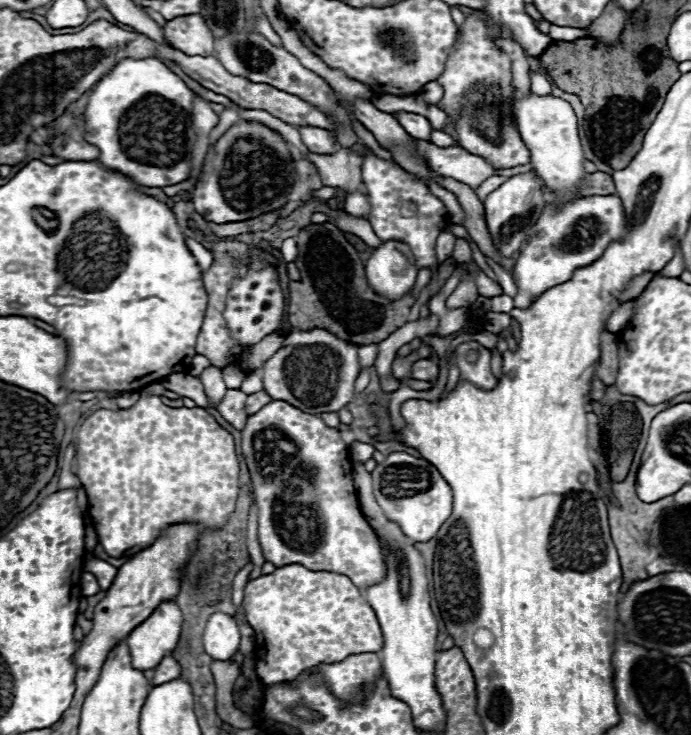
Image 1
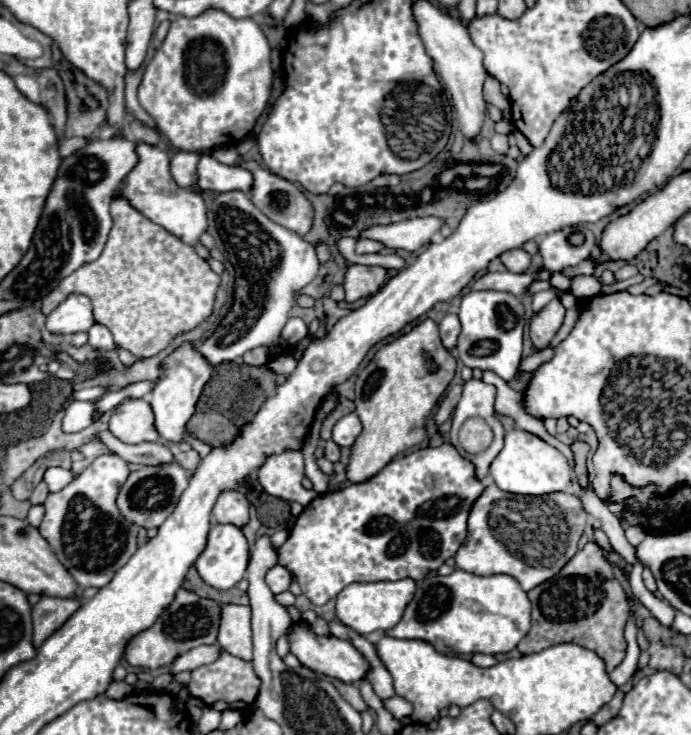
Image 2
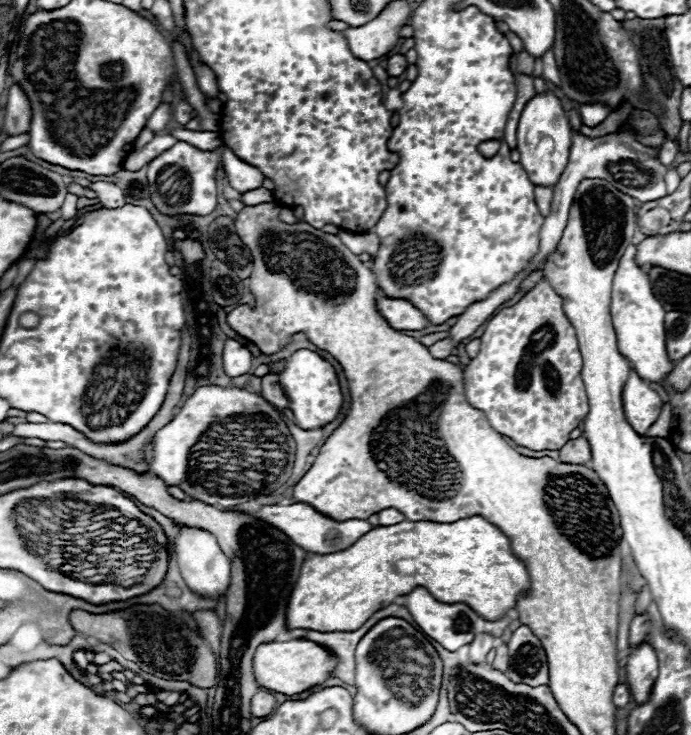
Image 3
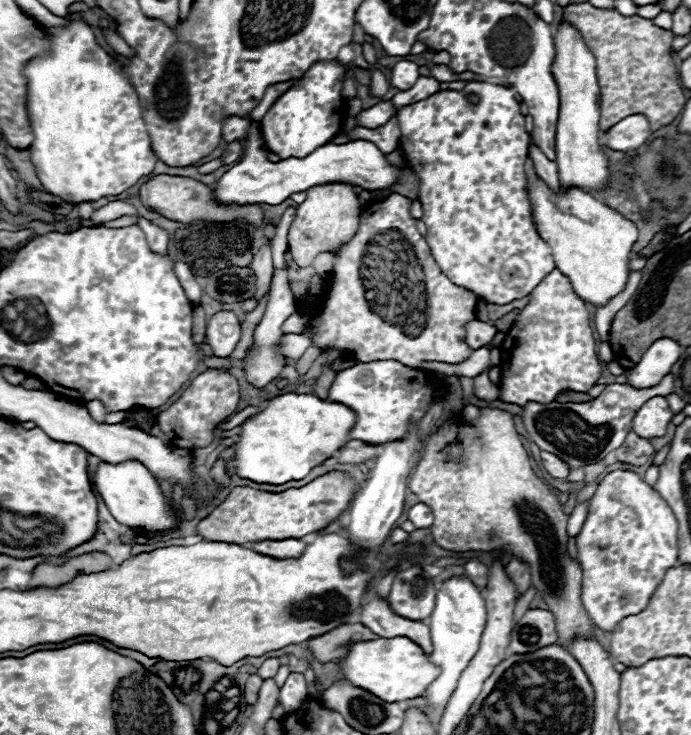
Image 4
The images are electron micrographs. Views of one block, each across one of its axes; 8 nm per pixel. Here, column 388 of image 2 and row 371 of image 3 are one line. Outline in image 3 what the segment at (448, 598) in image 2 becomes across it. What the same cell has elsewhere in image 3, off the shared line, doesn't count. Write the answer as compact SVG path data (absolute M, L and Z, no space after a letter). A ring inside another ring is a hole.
M630 370L624 384L622 402L626 422L634 428L636 434L646 434L646 430L658 420L658 414L662 410L662 398L658 396L658 392L654 392L650 384L644 382L634 370Z

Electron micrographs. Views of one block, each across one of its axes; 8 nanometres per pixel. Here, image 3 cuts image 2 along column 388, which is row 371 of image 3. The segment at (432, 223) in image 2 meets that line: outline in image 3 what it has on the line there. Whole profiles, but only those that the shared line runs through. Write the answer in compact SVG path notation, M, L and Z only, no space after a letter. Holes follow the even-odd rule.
M226 340L222 360L224 360L224 372L230 378L236 378L236 376L248 374L250 362L252 362L252 354L250 354L248 348L238 344L236 340Z

